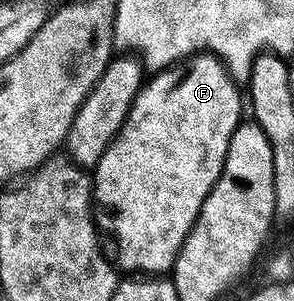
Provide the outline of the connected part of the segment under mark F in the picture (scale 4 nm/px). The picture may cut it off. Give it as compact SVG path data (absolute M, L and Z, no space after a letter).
M210 54L192 56L144 83L143 93L118 138L93 170L98 207L108 208L115 215L115 240L119 243L117 264L124 273L163 278L174 269L179 251L195 229L209 194L225 170L229 142L233 142L233 134L244 119L245 100L239 97L239 92L240 85L232 80L222 60Z

